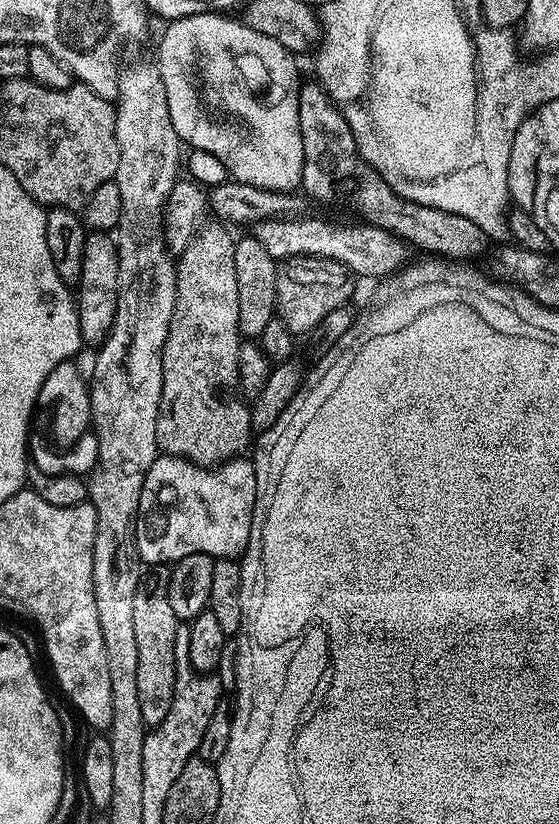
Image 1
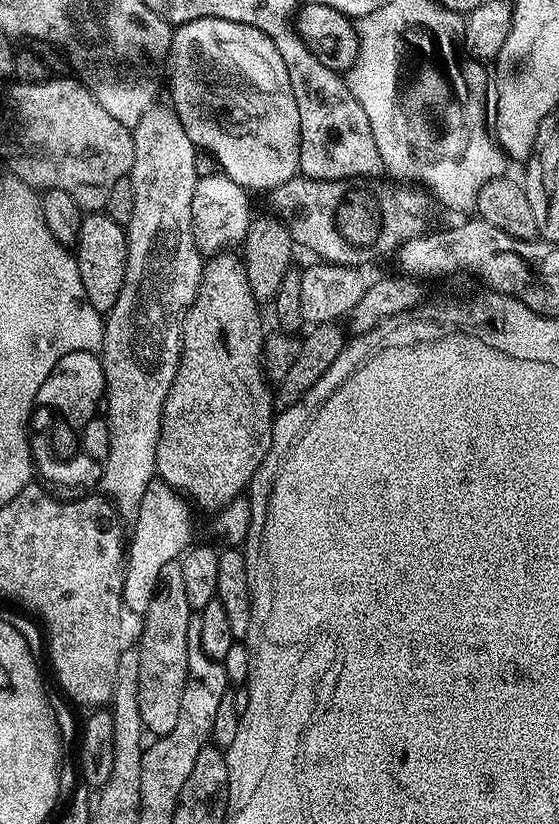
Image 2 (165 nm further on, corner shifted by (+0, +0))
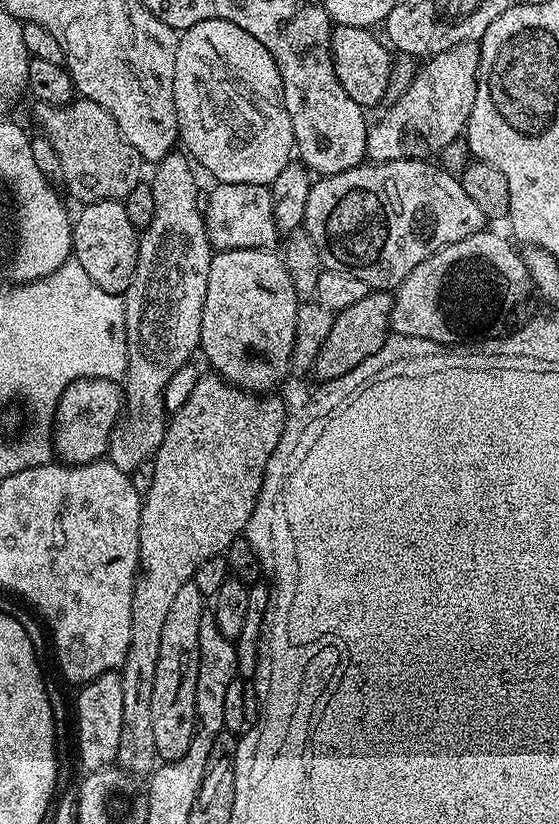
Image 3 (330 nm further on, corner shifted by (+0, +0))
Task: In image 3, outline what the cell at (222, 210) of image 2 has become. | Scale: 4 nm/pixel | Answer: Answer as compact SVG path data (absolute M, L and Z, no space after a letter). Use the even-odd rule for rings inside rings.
M221 184L209 194L203 205L204 225L213 249L275 249L278 229L272 213L272 189L266 184Z

